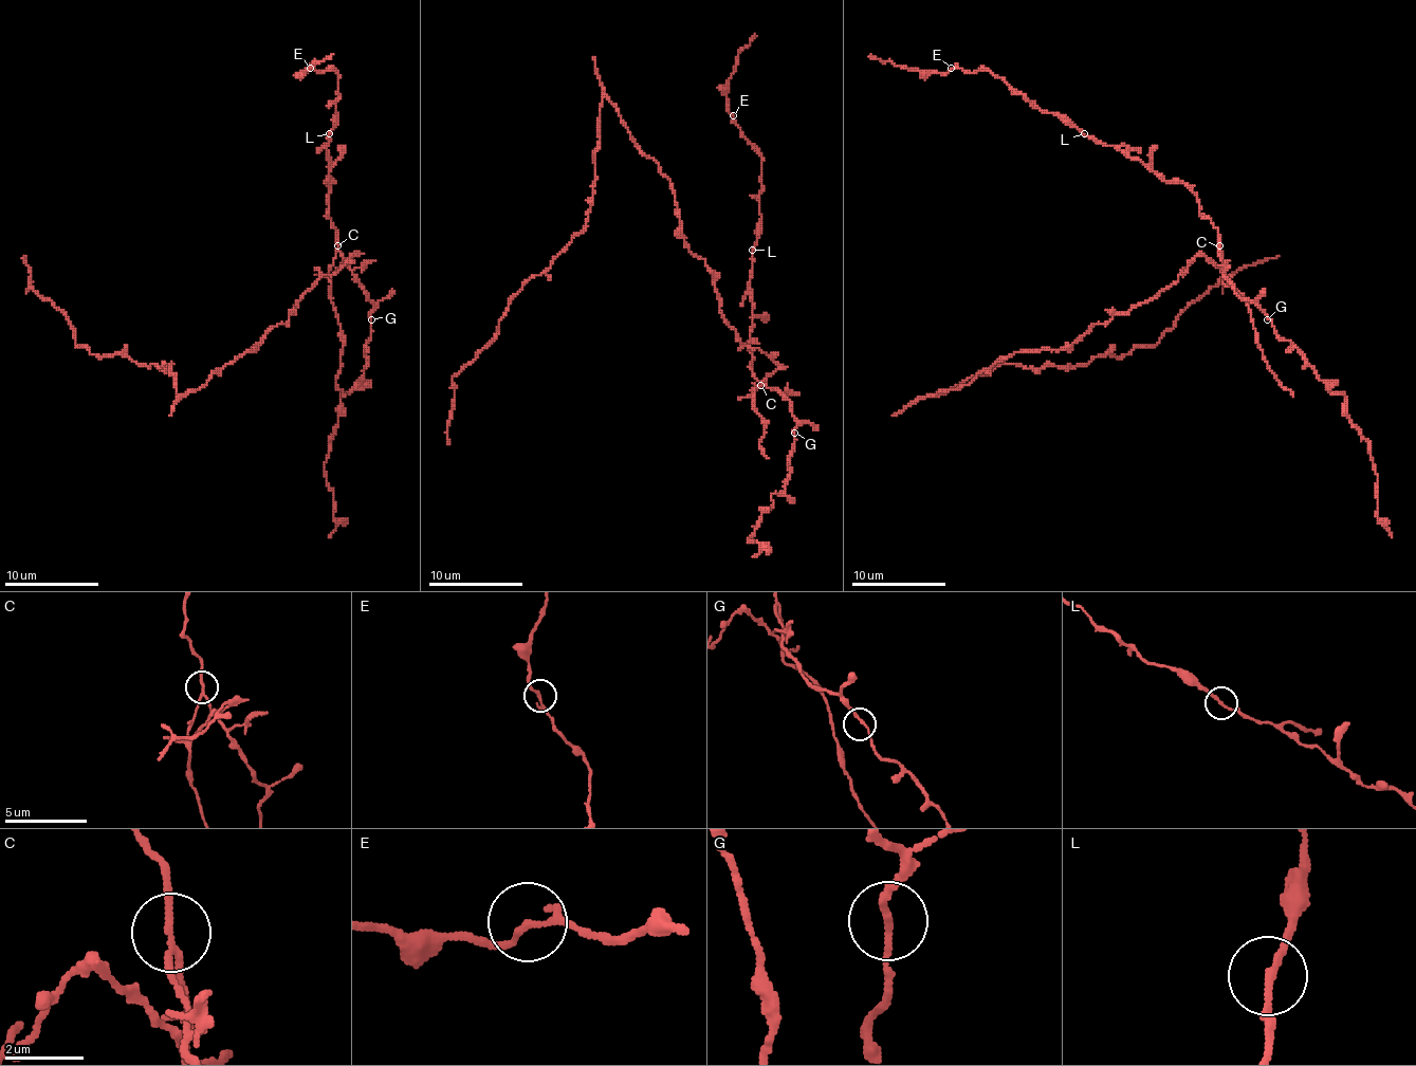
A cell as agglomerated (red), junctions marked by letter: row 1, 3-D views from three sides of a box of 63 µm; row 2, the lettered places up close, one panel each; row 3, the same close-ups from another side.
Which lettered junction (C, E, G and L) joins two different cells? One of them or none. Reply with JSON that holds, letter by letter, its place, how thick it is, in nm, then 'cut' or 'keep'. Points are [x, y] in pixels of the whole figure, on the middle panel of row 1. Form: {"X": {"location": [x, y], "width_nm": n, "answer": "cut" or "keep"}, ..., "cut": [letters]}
{"C": {"location": [760, 385], "width_nm": 150, "answer": "cut"}, "E": {"location": [733, 115], "width_nm": 130, "answer": "keep"}, "G": {"location": [794, 433], "width_nm": 160, "answer": "keep"}, "L": {"location": [752, 250], "width_nm": 160, "answer": "keep"}, "cut": ["C"]}

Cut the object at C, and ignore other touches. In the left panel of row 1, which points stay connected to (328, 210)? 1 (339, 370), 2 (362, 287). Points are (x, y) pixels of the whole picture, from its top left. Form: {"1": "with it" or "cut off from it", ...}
{"1": "cut off from it", "2": "with it"}

